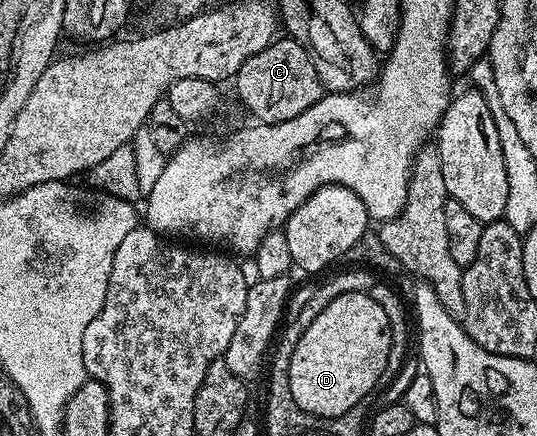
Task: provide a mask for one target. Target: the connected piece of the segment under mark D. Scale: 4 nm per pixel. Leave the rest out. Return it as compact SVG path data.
M343 290L304 329L300 341L292 352L292 361L289 366L289 384L292 389L293 400L300 409L312 415L317 415L319 420L340 417L348 409L357 408L359 402L378 382L382 374L387 374L390 366L390 322L388 313L380 309L378 302L365 290Z

